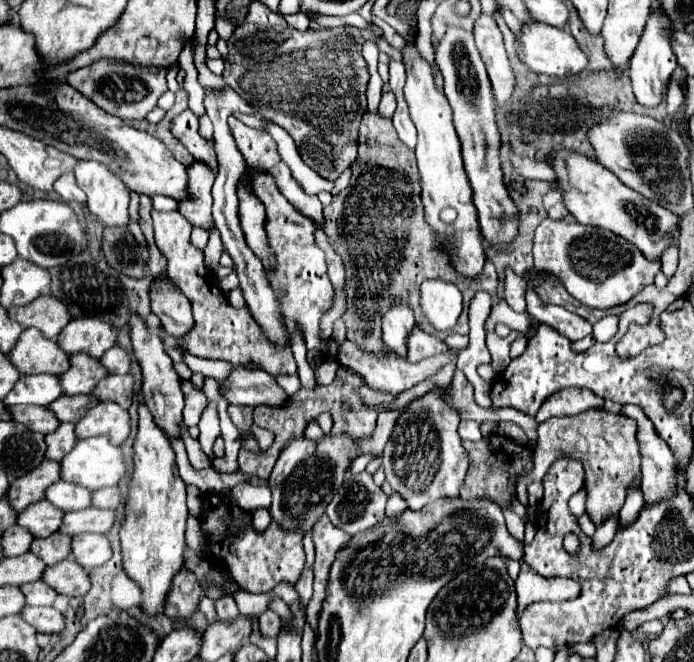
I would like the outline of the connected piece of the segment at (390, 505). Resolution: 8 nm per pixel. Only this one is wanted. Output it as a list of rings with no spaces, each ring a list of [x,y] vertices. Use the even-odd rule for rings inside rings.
[[[392,492],[392,494],[390,494],[387,499],[386,514],[388,514],[388,516],[400,514],[400,512],[402,512],[406,506],[408,506],[408,504],[402,500],[402,496],[400,496],[398,492]]]

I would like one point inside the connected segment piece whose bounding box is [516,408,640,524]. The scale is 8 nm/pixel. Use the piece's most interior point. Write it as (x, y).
(605, 443)

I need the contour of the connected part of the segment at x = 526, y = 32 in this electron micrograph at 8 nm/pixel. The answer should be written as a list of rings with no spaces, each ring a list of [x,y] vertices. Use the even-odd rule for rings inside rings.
[[[540,22],[524,24],[520,36],[516,36],[518,58],[536,74],[548,74],[552,78],[568,78],[580,74],[588,66],[586,54],[580,50],[576,38],[566,30],[554,30],[554,26],[542,26]]]

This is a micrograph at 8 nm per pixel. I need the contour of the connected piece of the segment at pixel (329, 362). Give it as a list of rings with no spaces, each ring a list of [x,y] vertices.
[[[330,358],[325,359],[315,370],[317,384],[324,386],[330,385],[335,378],[338,367],[339,364],[336,361]]]

